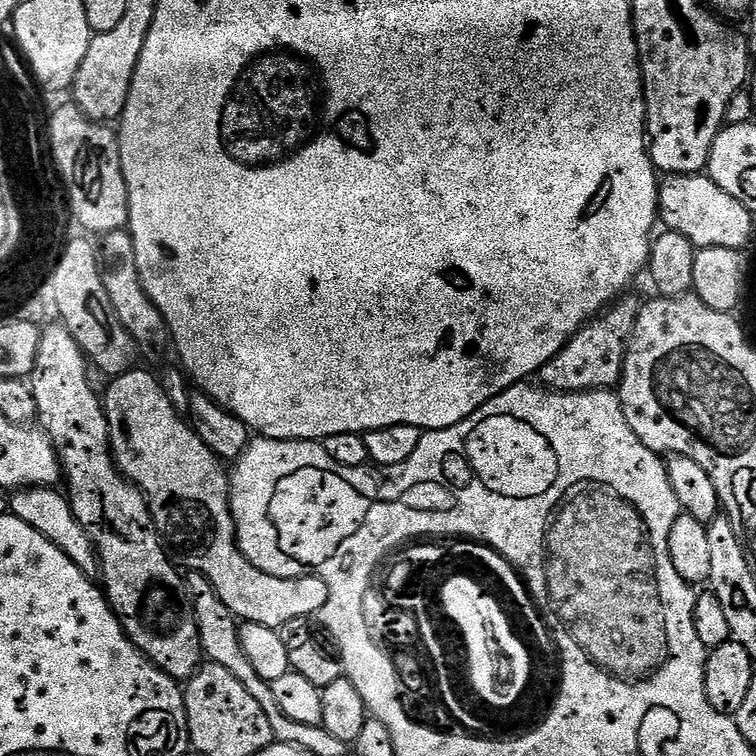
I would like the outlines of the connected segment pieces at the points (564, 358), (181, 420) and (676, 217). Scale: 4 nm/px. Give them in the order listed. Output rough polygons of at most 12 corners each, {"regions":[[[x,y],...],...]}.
{"regions":[[[640,304],[604,309],[538,373],[554,392],[612,390]],[[163,383],[102,396],[116,467],[237,621],[284,630],[328,605],[322,577],[242,554],[230,476]],[[707,174],[668,176],[658,216],[698,250],[744,250],[753,213]]]}

